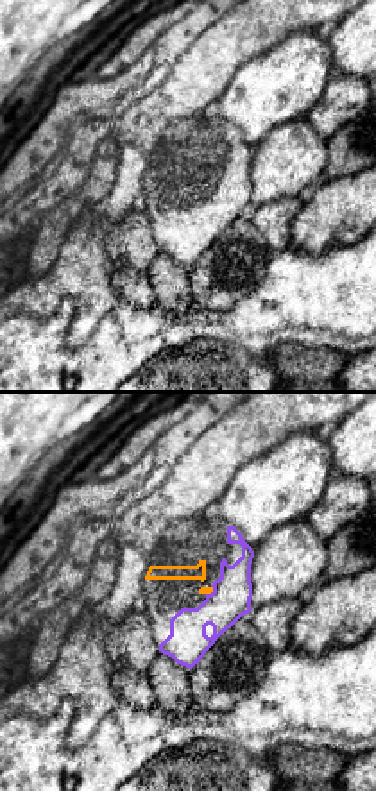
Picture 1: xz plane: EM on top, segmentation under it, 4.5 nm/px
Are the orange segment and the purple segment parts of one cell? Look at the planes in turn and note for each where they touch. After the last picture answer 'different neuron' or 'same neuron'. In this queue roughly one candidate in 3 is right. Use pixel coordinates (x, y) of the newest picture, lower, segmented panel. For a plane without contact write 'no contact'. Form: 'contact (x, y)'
contact (212, 591)

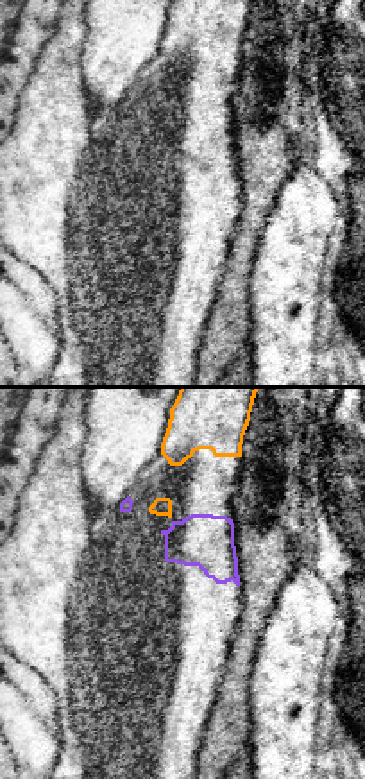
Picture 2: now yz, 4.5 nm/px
no contact

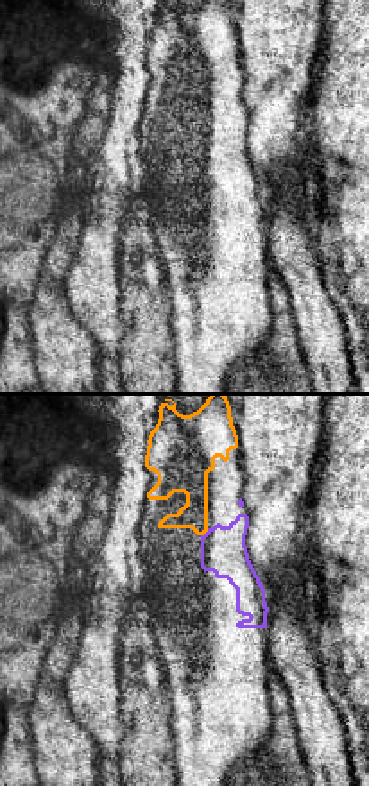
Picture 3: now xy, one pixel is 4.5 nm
contact (205, 532)

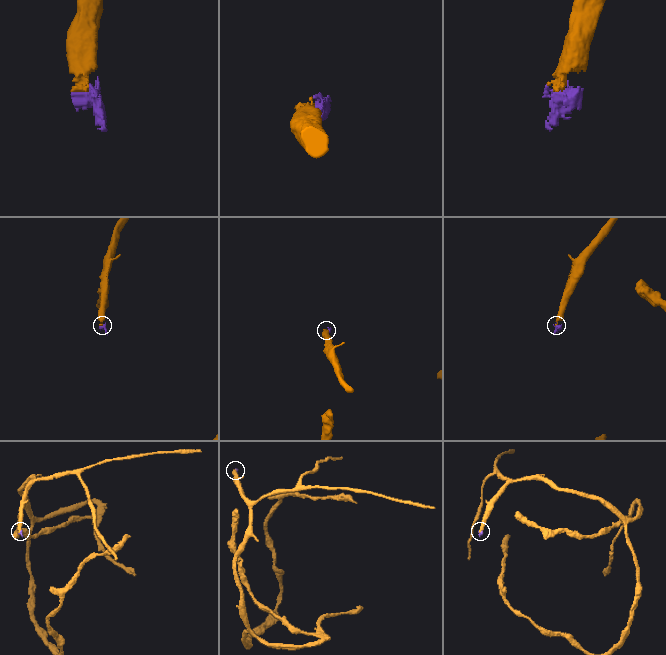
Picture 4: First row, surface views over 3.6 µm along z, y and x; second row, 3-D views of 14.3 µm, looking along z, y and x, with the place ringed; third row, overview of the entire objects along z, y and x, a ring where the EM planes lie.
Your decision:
same neuron

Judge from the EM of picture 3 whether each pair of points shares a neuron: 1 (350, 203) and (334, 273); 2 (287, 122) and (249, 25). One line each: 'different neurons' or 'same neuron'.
1: same neuron
2: same neuron

